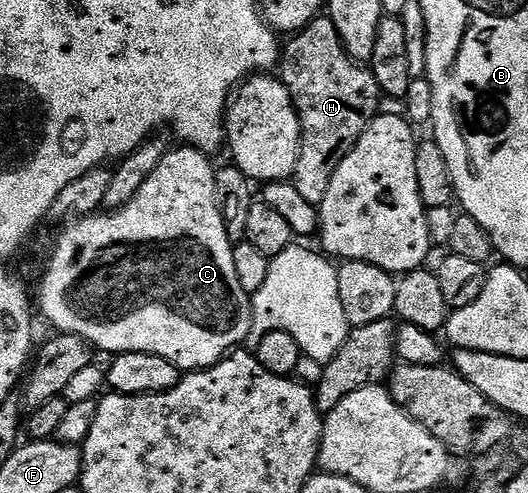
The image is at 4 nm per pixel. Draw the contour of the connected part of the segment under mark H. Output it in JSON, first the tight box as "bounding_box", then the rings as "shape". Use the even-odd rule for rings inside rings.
{"bounding_box":[280,16,383,207],"shape":[[[329,16],[312,19],[303,30],[297,31],[291,38],[294,39],[287,46],[285,43],[280,54],[280,77],[292,96],[302,129],[300,158],[296,160],[296,172],[292,181],[296,192],[300,192],[300,196],[304,196],[304,200],[319,207],[328,193],[328,184],[332,184],[332,176],[336,172],[336,168],[340,168],[340,160],[344,160],[344,156],[348,156],[348,152],[352,152],[352,148],[356,144],[356,140],[360,140],[364,128],[372,119],[378,117],[380,113],[378,98],[381,99],[383,93],[369,68],[347,56],[344,44],[336,32],[336,24],[332,24]]]}

